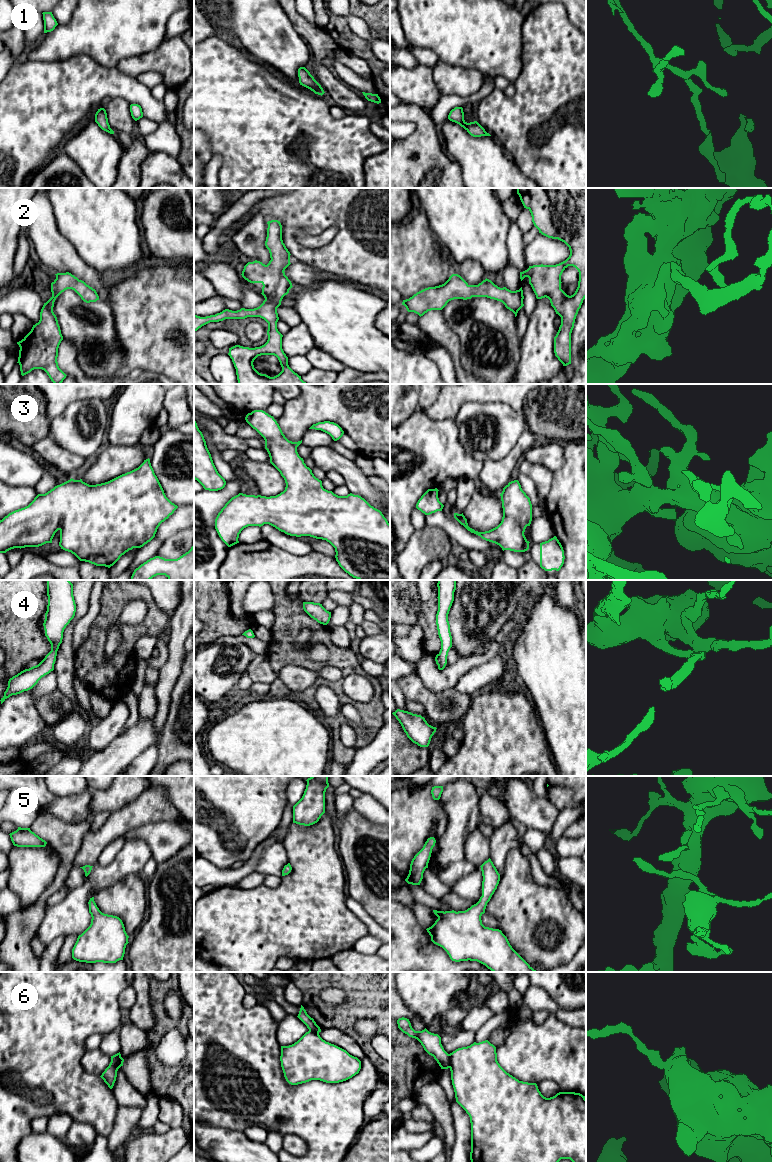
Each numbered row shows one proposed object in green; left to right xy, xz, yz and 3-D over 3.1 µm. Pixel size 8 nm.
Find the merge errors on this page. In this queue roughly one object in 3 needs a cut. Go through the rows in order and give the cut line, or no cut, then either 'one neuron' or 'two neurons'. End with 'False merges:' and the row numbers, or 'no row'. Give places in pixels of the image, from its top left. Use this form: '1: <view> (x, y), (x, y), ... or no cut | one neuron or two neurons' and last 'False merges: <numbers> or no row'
1: no cut | one neuron
2: no cut | one neuron
3: no cut | one neuron
4: no cut | one neuron
5: no cut | one neuron
6: yz (448, 1054), (450, 1067) | two neurons
False merges: 6

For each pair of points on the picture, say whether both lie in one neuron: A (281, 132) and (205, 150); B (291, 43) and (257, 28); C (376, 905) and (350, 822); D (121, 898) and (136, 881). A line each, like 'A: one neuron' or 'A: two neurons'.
A: two neurons
B: one neuron
C: one neuron
D: one neuron

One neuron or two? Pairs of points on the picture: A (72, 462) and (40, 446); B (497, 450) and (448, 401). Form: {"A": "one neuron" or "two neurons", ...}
{"A": "one neuron", "B": "two neurons"}

